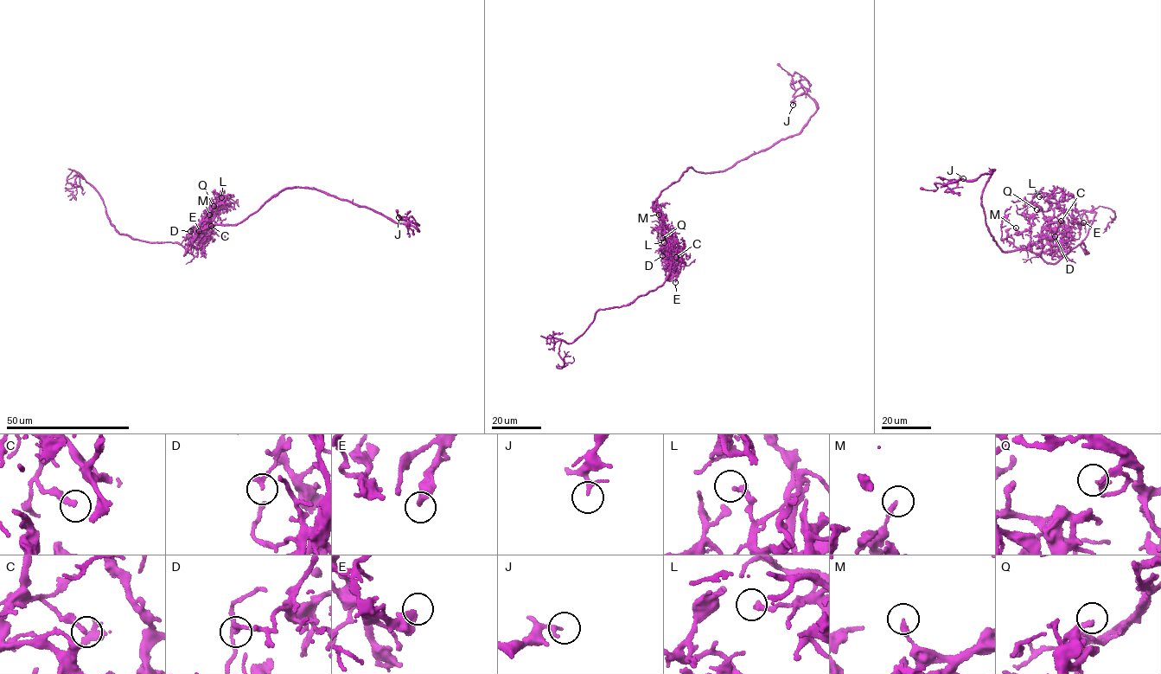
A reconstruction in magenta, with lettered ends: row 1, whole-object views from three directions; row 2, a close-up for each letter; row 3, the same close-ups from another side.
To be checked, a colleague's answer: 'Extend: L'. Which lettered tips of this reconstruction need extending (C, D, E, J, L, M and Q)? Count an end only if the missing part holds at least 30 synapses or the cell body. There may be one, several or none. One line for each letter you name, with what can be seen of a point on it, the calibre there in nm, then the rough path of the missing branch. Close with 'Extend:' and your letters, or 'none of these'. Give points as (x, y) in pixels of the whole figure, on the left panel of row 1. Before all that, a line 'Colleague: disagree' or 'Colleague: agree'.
Colleague: disagree
Extend: none of these

